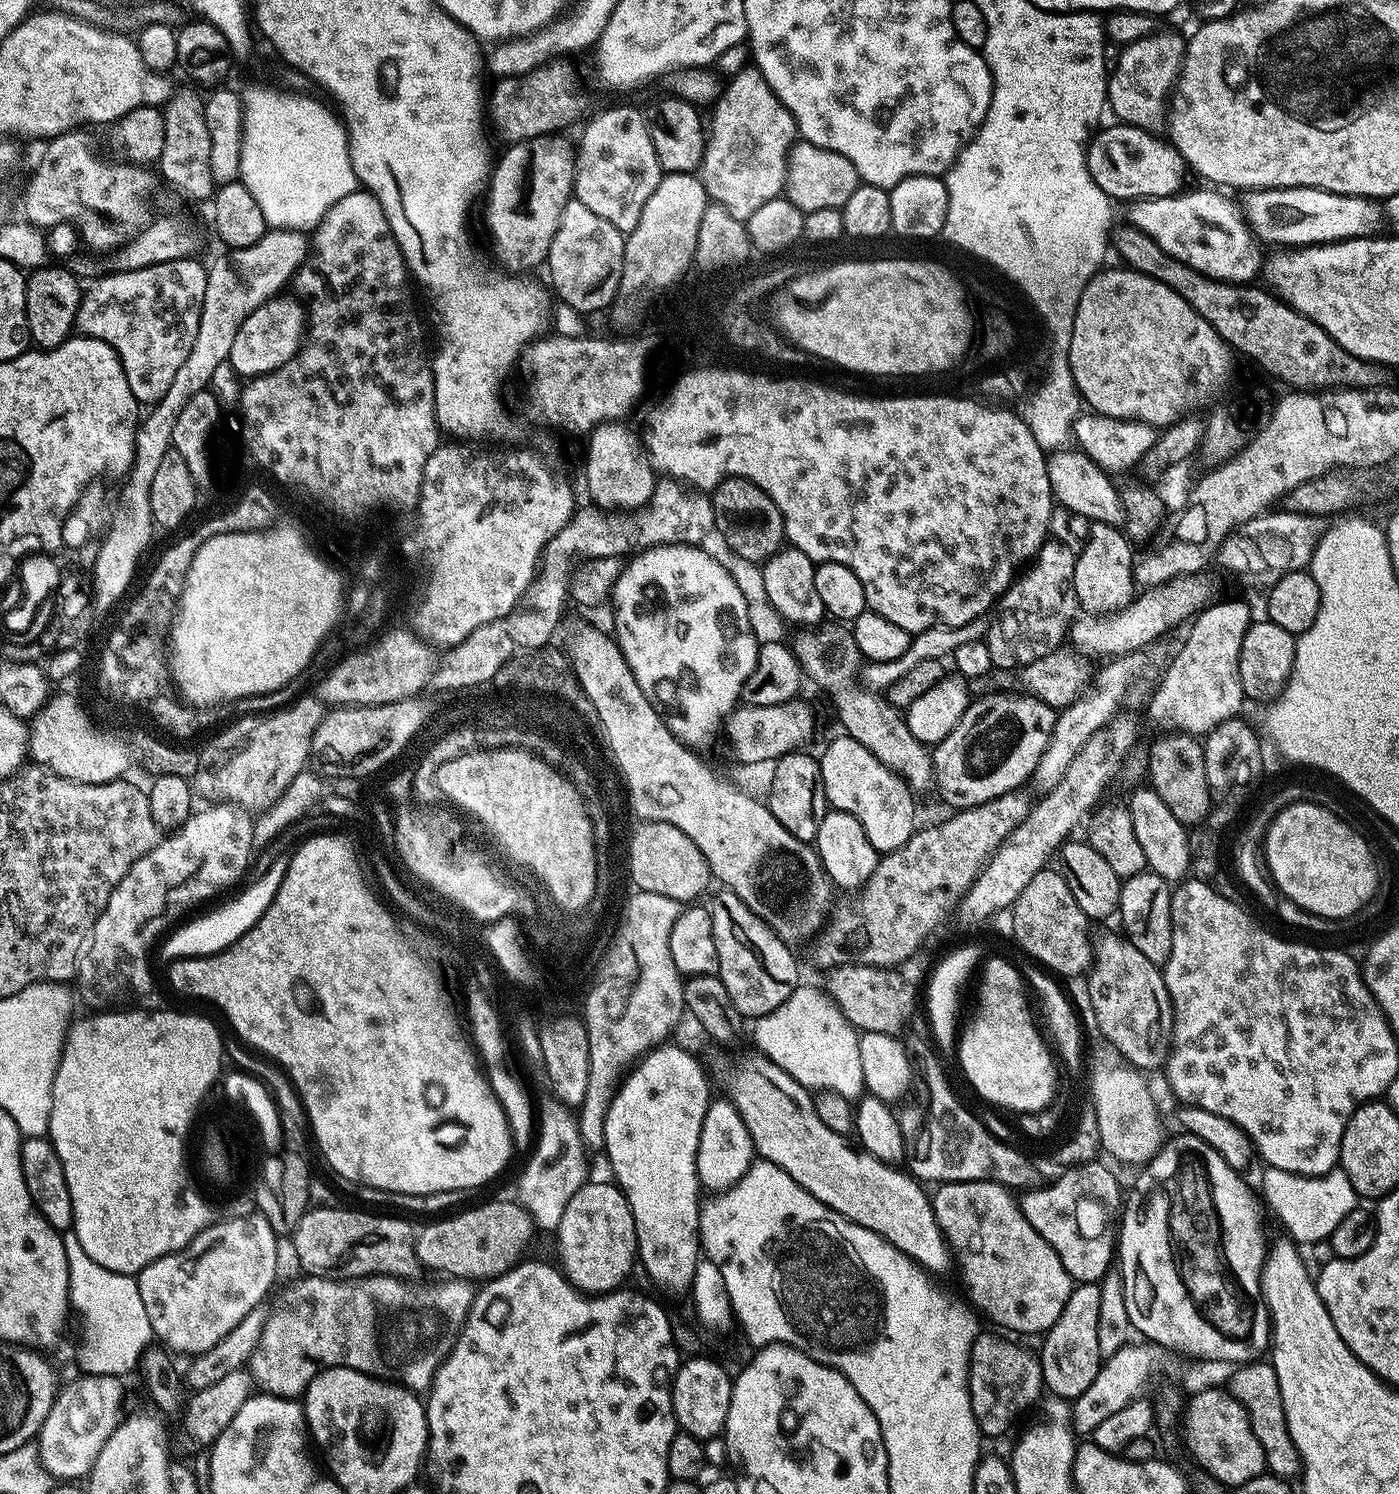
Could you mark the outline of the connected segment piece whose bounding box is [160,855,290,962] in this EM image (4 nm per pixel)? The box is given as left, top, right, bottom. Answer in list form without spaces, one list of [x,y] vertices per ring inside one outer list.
[[[287,855],[278,857],[256,882],[246,887],[236,898],[200,918],[189,919],[186,923],[179,925],[163,941],[164,946],[161,945],[160,951],[162,950],[164,961],[188,959],[192,956],[212,956],[214,953],[228,948],[242,934],[250,931],[273,901],[274,894],[278,892],[278,887],[288,873],[289,862],[290,858]]]

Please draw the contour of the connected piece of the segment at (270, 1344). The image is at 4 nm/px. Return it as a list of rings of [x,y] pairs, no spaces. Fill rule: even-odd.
[[[311,1274],[305,1275],[303,1278],[304,1280],[296,1280],[293,1284],[288,1284],[285,1286],[284,1289],[280,1292],[280,1297],[276,1300],[276,1305],[267,1313],[265,1322],[264,1322],[264,1329],[261,1332],[261,1337],[258,1339],[257,1348],[253,1351],[253,1354],[250,1359],[250,1371],[252,1373],[252,1378],[257,1389],[263,1390],[269,1396],[287,1396],[289,1398],[300,1398],[303,1397],[304,1392],[308,1389],[308,1383],[312,1381],[312,1379],[320,1373],[320,1369],[322,1368],[356,1368],[360,1372],[365,1372],[367,1376],[378,1376],[381,1377],[389,1382],[395,1382],[405,1388],[412,1389],[413,1392],[417,1394],[424,1394],[427,1393],[428,1389],[432,1386],[432,1379],[436,1376],[436,1372],[440,1368],[440,1363],[446,1359],[448,1356],[448,1352],[452,1348],[453,1344],[456,1343],[456,1337],[459,1336],[461,1328],[464,1326],[465,1320],[468,1318],[468,1311],[472,1309],[472,1302],[474,1299],[474,1288],[469,1281],[466,1280],[457,1280],[455,1278],[447,1279],[444,1283],[446,1284],[412,1284],[416,1282],[409,1282],[407,1279],[404,1278],[397,1278],[394,1276],[366,1276],[363,1277],[355,1282],[342,1280],[339,1278],[329,1278],[326,1276],[314,1276]]]

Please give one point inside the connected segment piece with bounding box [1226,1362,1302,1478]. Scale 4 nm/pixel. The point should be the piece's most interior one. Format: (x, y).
(1254, 1386)

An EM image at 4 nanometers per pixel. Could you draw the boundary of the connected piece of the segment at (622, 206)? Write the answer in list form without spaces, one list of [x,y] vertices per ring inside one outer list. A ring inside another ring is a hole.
[[[620,104],[617,106],[617,108],[608,108],[605,110],[605,112],[600,112],[597,114],[596,117],[593,118],[592,121],[589,122],[588,125],[584,128],[584,133],[580,136],[580,144],[578,140],[578,147],[575,149],[574,152],[574,167],[576,169],[576,183],[574,185],[574,199],[578,202],[582,202],[582,206],[586,206],[586,210],[592,211],[594,214],[598,214],[598,218],[606,218],[606,222],[610,222],[610,226],[614,226],[617,228],[618,231],[622,233],[629,233],[634,230],[634,226],[638,226],[638,218],[642,218],[642,206],[646,206],[646,198],[650,198],[650,194],[654,194],[654,190],[658,186],[658,182],[660,181],[661,175],[662,175],[662,169],[660,167],[660,163],[658,162],[658,154],[654,154],[654,142],[650,142],[650,130],[648,129],[648,123],[644,121],[644,113],[641,111],[641,109],[638,107],[631,108],[628,104]]]

